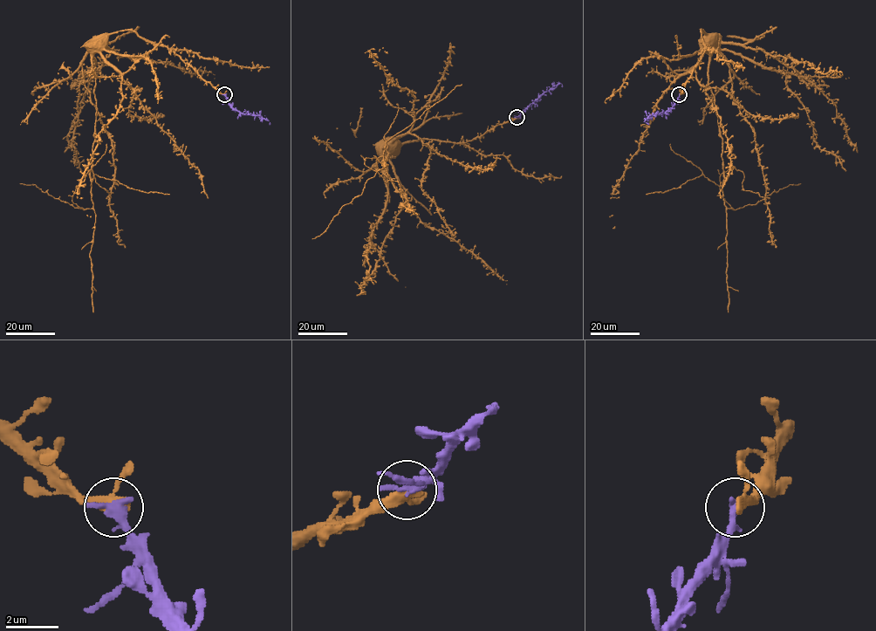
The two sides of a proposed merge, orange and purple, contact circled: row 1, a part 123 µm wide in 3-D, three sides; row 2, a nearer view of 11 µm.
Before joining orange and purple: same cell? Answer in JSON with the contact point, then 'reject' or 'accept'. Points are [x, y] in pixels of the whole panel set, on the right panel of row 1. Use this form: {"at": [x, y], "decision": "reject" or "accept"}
{"at": [679, 94], "decision": "accept"}

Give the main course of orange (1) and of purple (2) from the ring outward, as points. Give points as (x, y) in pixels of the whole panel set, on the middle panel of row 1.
1: (516, 117), (464, 142), (385, 147), (377, 171), (366, 158), (376, 159), (385, 181), (399, 183), (403, 201)
2: (516, 117), (545, 92), (560, 84), (562, 87)

